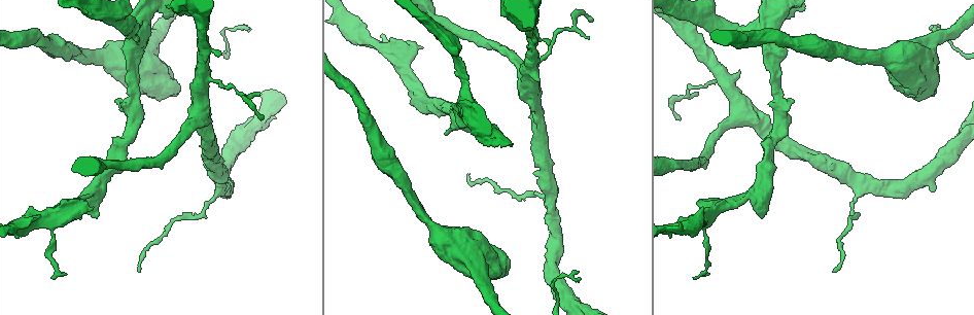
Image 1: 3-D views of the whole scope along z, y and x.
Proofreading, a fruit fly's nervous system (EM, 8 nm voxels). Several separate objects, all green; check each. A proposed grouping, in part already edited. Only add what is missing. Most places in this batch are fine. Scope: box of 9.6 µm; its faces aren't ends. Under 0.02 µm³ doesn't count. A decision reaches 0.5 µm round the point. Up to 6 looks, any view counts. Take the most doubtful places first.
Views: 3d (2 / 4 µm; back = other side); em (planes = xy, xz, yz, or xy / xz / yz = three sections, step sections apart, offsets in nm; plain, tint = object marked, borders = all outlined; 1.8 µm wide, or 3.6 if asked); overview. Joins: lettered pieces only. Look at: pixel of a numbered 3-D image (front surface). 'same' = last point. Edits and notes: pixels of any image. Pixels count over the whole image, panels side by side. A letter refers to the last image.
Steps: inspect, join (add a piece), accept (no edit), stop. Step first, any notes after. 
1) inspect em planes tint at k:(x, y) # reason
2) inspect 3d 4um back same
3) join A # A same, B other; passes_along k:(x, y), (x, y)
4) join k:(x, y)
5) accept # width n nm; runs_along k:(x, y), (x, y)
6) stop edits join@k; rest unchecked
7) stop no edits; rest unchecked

inspect 3d 2um at 1:(93, 207) # free end

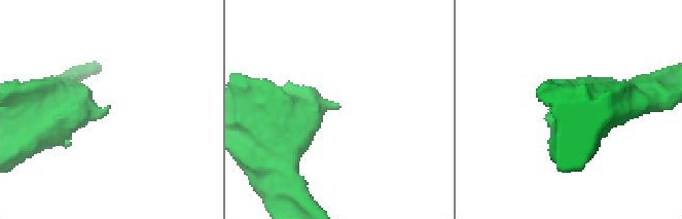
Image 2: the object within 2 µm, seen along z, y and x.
inspect em planes plain at 2:(104, 112) # shape alone is not enough

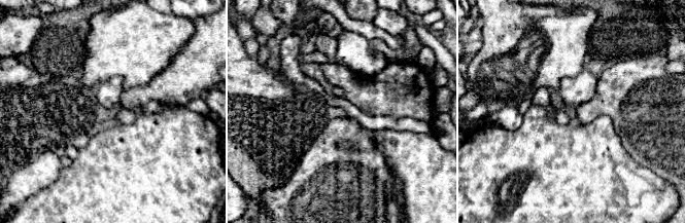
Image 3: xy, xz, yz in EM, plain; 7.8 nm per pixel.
inspect em planes borders same # what lies round it

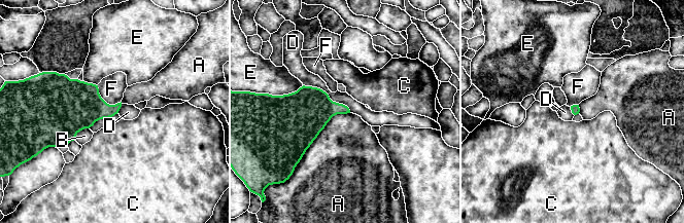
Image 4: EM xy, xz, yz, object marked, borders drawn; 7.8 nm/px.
accept # A other, B other, C other, D other, E other, F other; border 4:(349, 112), (335, 114), (298, 163); no lettered piece goes on from it

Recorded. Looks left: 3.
inspect em planes plain at 1:(794, 14) # branch stops here

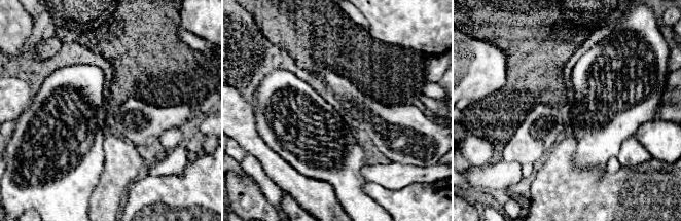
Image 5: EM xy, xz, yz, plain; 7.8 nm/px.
inspect em planes borders same

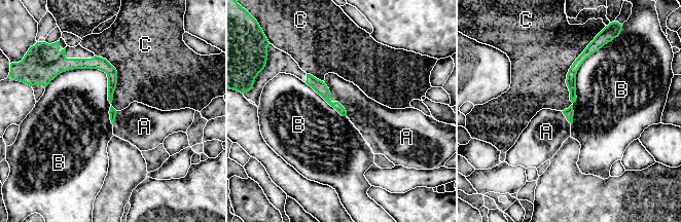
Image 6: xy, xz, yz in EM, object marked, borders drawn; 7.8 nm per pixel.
accept # longest_contact B 600 nm; A other, B other, C other; runs_along 6:(309, 77), (344, 113); no lettered piece goes on from it

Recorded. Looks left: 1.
stop no edits; rest unchecked

